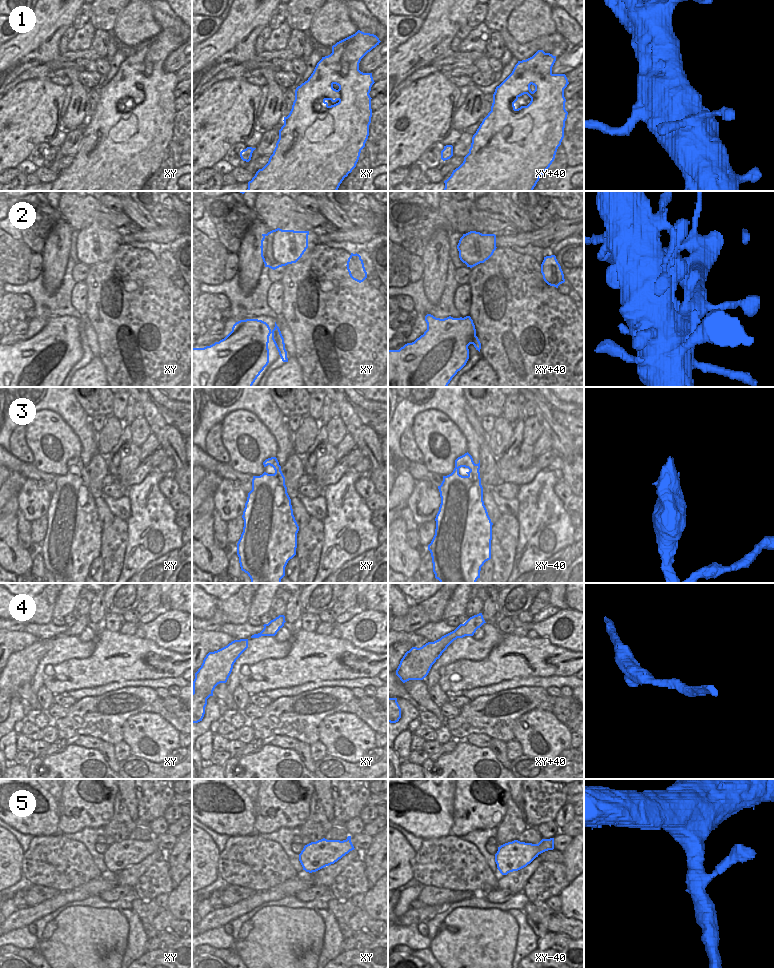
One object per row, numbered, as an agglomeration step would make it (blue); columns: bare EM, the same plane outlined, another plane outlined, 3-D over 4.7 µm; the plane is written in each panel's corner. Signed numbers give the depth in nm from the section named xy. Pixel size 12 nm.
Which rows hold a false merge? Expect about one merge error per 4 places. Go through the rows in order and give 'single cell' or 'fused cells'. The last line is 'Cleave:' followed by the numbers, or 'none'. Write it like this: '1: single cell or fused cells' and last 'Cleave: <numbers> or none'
1: single cell
2: single cell
3: fused cells
4: single cell
5: single cell
Cleave: 3

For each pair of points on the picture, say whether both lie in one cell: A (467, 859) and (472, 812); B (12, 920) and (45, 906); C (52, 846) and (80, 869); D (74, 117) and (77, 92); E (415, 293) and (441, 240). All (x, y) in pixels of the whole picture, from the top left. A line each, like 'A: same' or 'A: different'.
A: different
B: same
C: same
D: same
E: different

